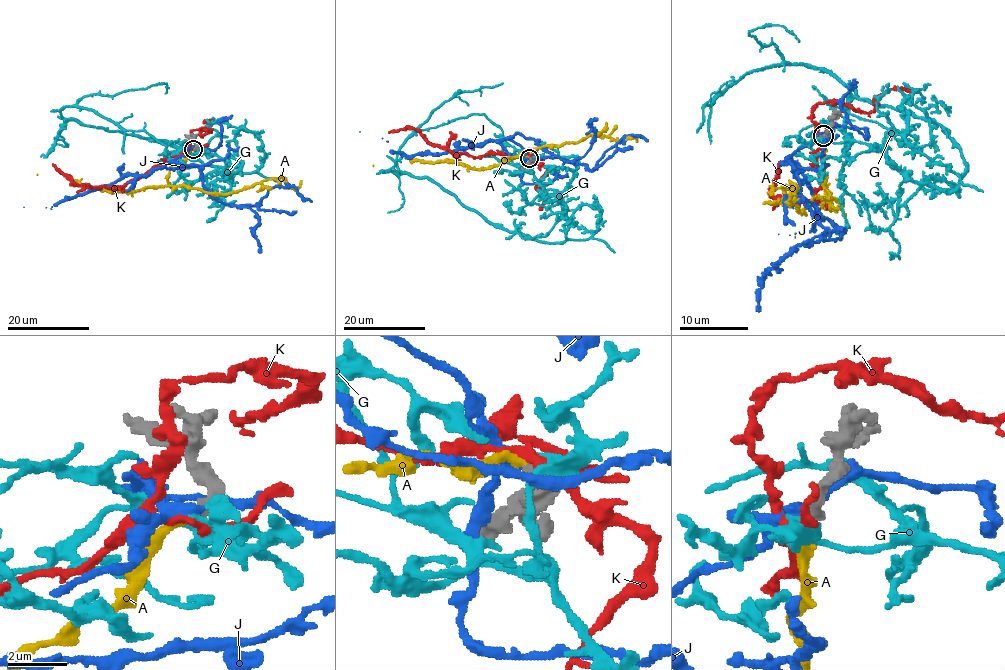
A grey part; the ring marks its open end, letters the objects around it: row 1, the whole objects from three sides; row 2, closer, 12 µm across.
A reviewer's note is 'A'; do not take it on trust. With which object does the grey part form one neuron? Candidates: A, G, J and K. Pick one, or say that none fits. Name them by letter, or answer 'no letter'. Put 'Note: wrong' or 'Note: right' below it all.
A
Note: right

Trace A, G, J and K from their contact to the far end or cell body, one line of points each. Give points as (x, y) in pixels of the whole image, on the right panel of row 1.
A: (823, 136), (830, 196), (814, 198), (802, 212), (785, 195), (792, 184), (790, 202), (795, 189)
G: (823, 136), (883, 145), (940, 188), (966, 167), (940, 126), (749, 33), (783, 26), (799, 41)
J: (823, 134), (781, 162), (797, 174), (812, 215), (828, 231), (843, 231), (811, 202), (786, 200), (795, 226)
K: (823, 136), (819, 138), (816, 162), (821, 184), (812, 200), (778, 198), (773, 195), (773, 179), (780, 160)

